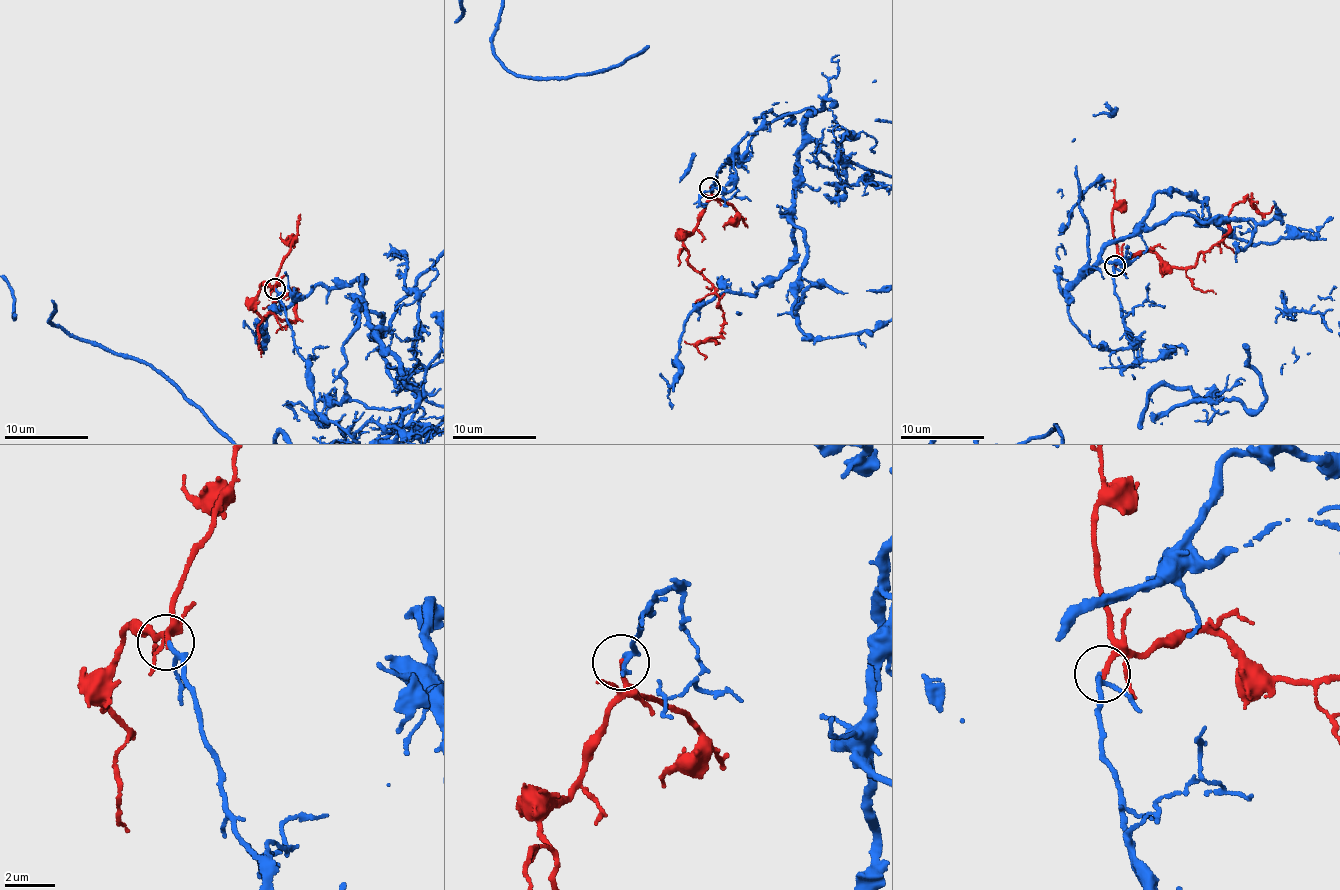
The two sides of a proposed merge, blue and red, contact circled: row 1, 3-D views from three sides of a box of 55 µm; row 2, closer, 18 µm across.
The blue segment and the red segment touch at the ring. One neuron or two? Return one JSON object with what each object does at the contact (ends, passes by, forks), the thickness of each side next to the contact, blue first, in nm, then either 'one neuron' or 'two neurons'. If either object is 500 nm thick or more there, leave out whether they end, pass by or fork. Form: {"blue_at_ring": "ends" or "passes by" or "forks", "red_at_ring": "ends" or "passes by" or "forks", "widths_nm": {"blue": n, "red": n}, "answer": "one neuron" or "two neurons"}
{"blue_at_ring": "passes by", "red_at_ring": "ends", "widths_nm": {"blue": 140, "red": 200}, "answer": "two neurons"}

